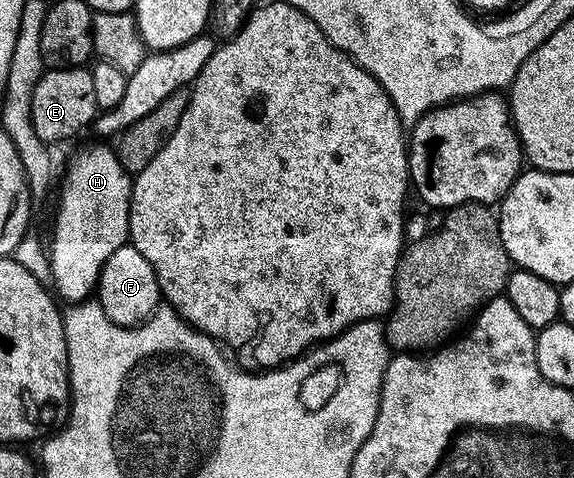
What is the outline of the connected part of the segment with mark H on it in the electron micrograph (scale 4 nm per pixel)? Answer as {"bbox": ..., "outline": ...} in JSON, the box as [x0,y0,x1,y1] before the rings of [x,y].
{"bbox":[49,143,132,303],"outline":[[[107,143],[83,149],[71,161],[63,186],[59,189],[59,210],[55,213],[55,230],[49,241],[49,256],[54,279],[53,289],[67,303],[82,303],[96,292],[96,285],[106,260],[129,241],[129,203],[131,202],[132,174],[119,161],[114,148]]]}

